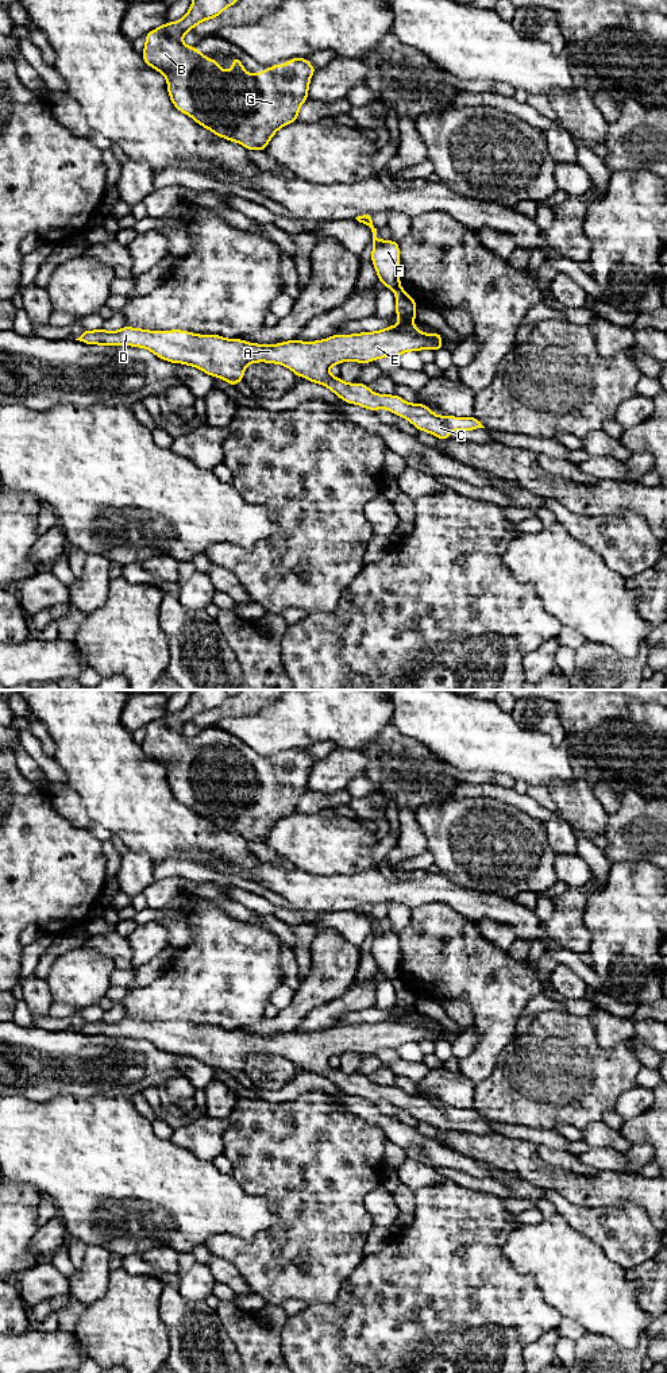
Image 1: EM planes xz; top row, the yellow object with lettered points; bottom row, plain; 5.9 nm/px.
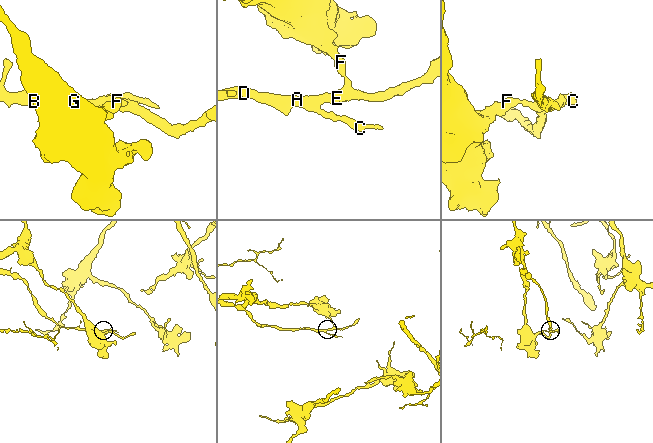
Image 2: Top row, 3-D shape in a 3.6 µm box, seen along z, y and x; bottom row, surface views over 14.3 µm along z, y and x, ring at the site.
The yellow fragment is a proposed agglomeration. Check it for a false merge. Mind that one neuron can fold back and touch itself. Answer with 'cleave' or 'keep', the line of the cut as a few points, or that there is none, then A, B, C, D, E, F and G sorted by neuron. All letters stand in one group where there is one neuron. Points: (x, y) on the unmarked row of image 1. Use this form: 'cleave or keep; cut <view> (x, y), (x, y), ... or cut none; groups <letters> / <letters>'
cleave; cut xz (398, 976), (394, 980); groups A C D E / B F G

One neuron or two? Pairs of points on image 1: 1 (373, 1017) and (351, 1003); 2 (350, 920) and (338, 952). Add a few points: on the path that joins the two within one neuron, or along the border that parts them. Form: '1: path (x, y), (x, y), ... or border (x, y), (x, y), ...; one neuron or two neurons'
1: border (371, 1006), (344, 1013), (335, 1025); two neurons
2: border (319, 928), (335, 929), (358, 948); two neurons

